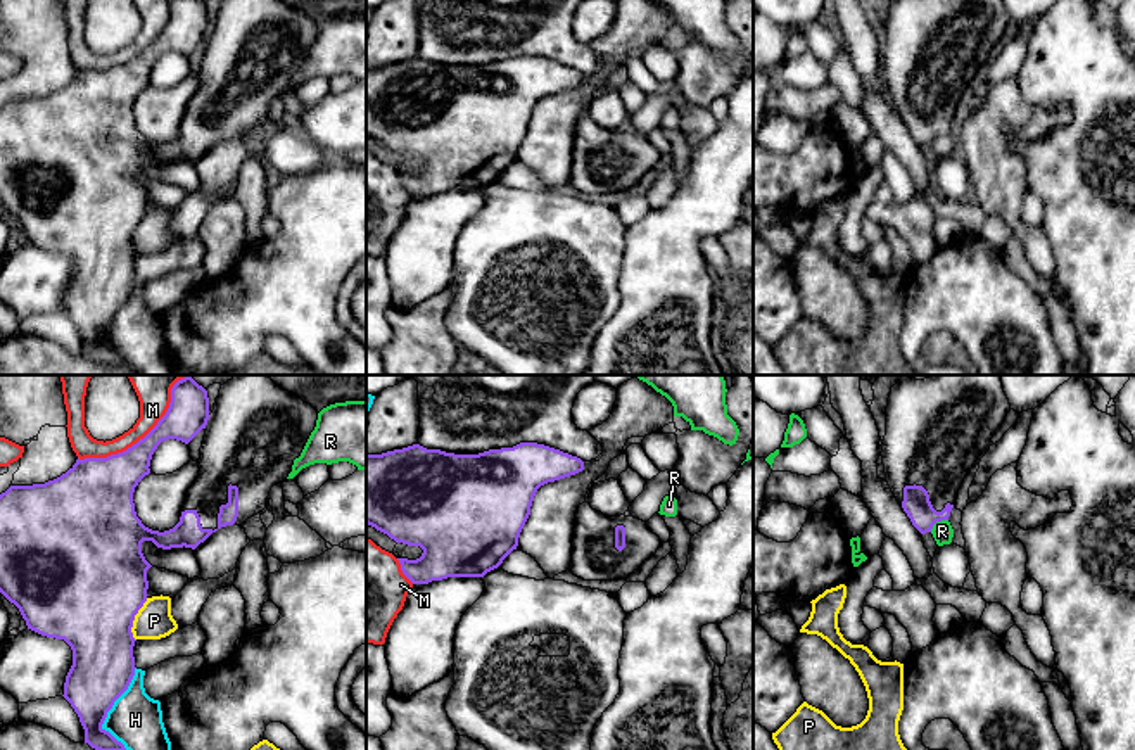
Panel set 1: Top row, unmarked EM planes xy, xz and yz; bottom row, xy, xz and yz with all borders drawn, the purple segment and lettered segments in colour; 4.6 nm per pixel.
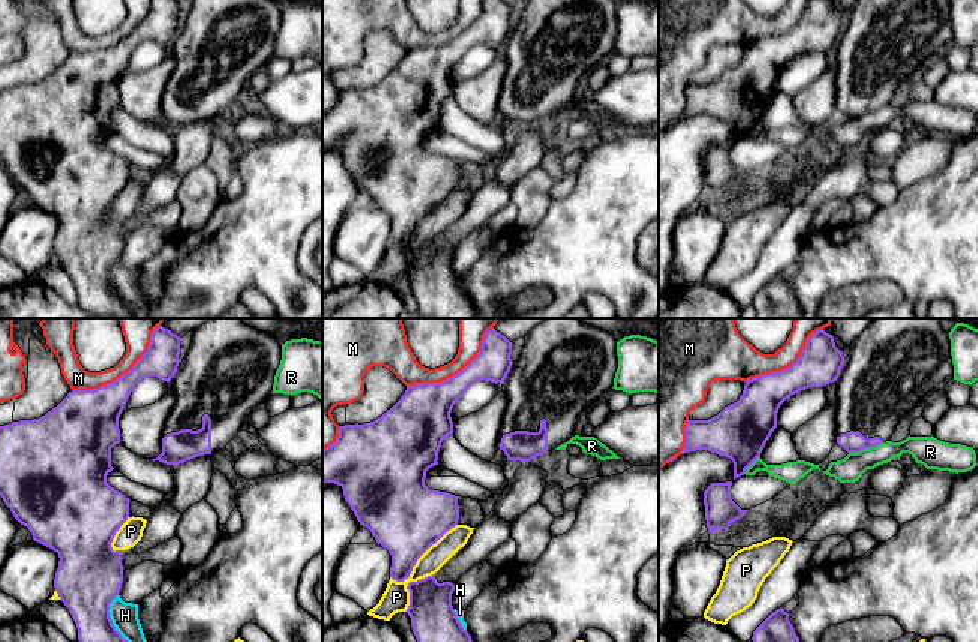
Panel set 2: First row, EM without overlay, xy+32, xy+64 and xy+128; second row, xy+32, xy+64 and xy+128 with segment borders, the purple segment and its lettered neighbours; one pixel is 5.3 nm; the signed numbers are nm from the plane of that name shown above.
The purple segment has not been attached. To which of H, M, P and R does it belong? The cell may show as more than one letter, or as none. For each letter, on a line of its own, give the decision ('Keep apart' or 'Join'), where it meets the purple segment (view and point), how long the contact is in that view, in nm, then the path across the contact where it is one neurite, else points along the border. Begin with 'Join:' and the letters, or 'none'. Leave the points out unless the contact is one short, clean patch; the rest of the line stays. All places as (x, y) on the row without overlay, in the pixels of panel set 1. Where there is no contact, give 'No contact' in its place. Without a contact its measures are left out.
Join: none
H: Keep apart. Touches purple at xy (106, 329). Shared border 440 nm
M: Keep apart. Touches purple at xy (137, 56). Shared border 550 nm
P: Keep apart. Touches purple at xy (133, 232). Shared border 200 nm
R: Keep apart. Touches purple at yz (937, 133). Shared border 110 nm

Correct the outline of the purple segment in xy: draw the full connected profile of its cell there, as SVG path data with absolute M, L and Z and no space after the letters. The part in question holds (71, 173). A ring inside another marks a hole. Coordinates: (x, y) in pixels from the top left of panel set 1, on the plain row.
M173 0L166 28L126 64L78 71L54 93L10 99L0 107L0 206L19 221L28 242L71 259L73 278L62 309L78 327L85 356L92 361L131 366L102 337L136 282L131 240L147 214L147 183L152 180L142 156L195 162L218 142L242 138L261 126L271 100L283 97L292 85L316 33L311 17L280 0L221 0L212 24L204 0ZM202 41L200 83L187 105L180 135L164 145L145 140L136 130L133 105L150 86L154 64L168 52L188 57Z

